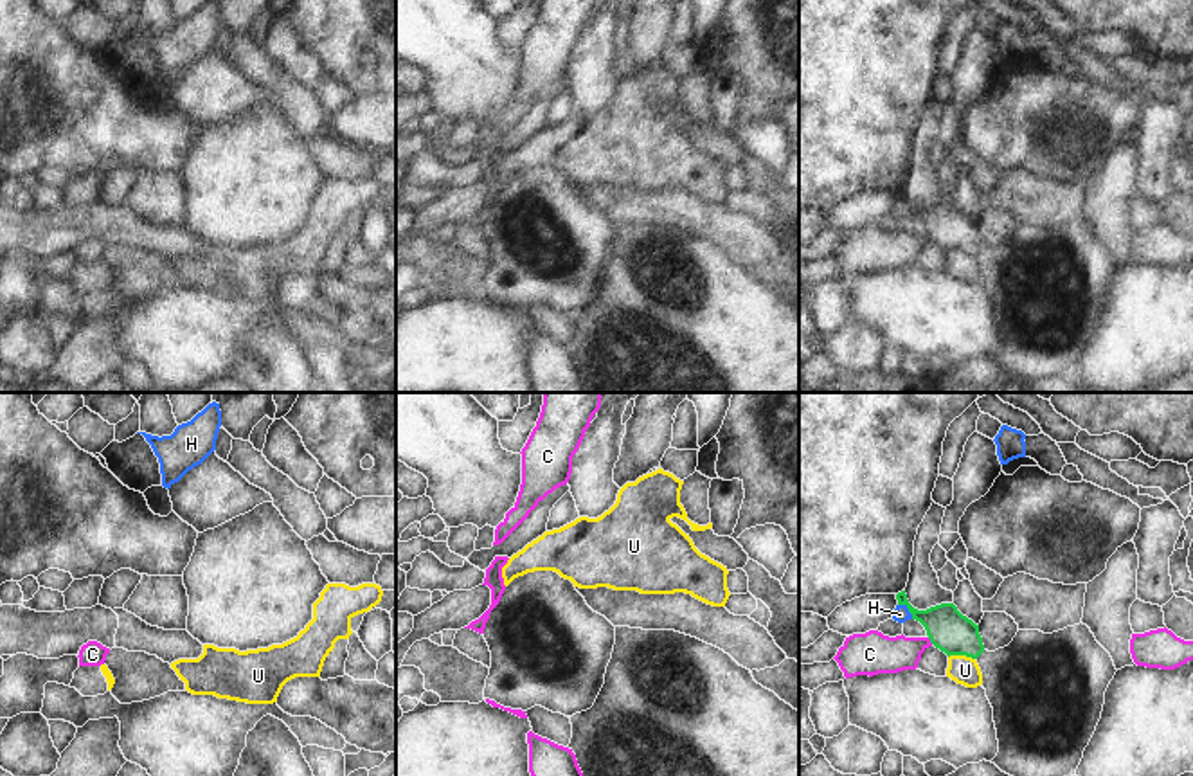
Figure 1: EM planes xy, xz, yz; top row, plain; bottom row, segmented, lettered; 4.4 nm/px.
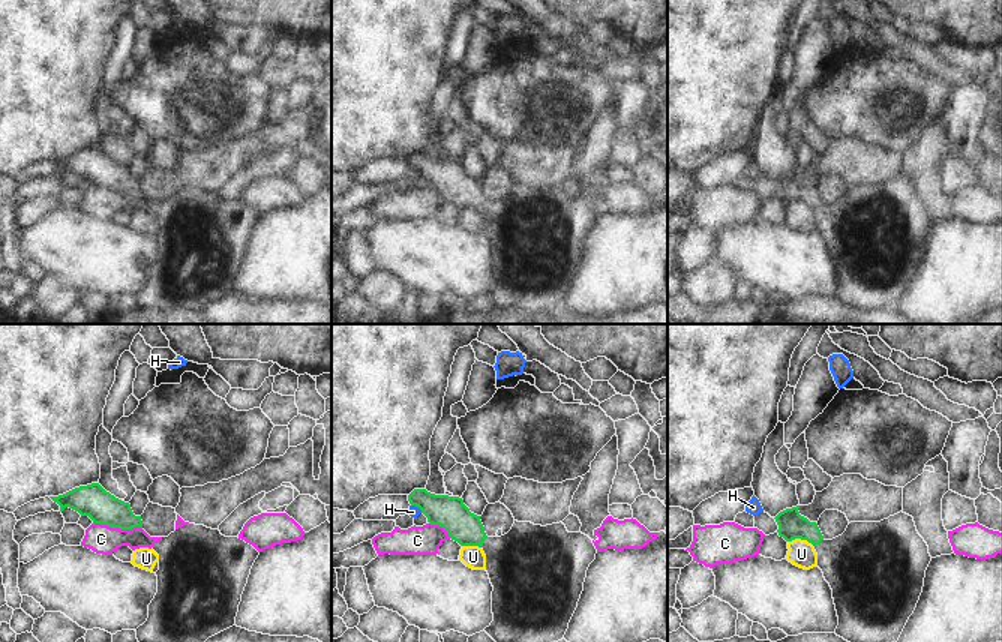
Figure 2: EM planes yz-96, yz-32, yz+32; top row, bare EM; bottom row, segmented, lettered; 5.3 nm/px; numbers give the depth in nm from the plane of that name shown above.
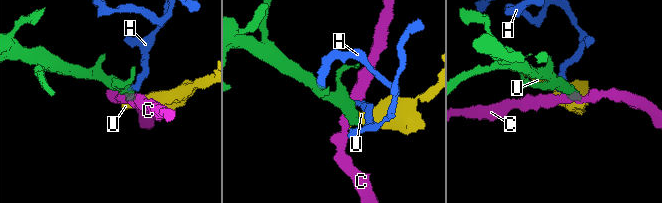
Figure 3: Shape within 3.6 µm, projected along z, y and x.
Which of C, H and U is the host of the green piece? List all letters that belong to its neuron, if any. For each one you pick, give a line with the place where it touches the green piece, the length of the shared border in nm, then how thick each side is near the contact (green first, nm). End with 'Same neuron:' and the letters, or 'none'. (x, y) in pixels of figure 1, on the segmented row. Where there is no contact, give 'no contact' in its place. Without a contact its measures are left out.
Same neuron: none

